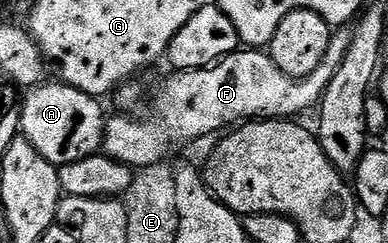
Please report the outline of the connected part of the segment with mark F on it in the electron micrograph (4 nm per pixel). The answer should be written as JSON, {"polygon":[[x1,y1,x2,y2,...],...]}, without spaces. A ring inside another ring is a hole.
{"polygon":[[333,32,330,47,326,51,322,63,318,63,318,67,314,67,314,71,310,71,310,75,305,77,295,78,278,71,271,56,264,51,235,51,228,57,221,57,216,64,209,68,173,72,173,77,166,78,164,86,157,91,156,98,152,101,152,107,145,117,109,116,107,118,104,126,103,152,114,160,121,161,123,165,131,165,133,170,139,171,148,165,167,162,169,160,167,157,171,153,180,153,185,146,200,136,219,134,245,119,295,118,308,108,319,106,326,87,330,87,330,79,334,79,334,73,338,71,338,67,342,67,342,59,346,59,346,51,350,47,351,38,351,32]]}

